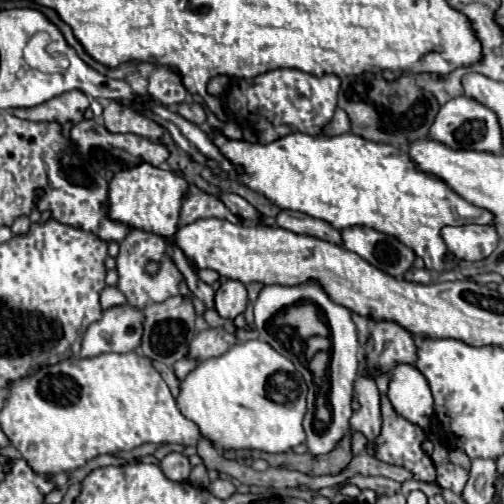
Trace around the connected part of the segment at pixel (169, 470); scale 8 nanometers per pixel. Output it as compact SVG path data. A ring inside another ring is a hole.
M169 453L167 457L161 459L161 469L171 481L187 481L189 479L189 459L183 453Z

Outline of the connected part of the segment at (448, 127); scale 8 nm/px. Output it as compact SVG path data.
M459 95L451 101L447 101L439 113L435 123L431 125L431 139L439 139L441 143L447 143L449 147L463 147L463 149L473 149L473 151L491 151L501 155L503 153L503 133L501 133L501 125L499 119L495 115L495 111L491 111L489 107L481 105L479 101Z

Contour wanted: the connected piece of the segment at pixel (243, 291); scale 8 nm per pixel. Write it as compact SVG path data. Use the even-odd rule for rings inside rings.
M225 281L215 293L215 309L225 319L235 319L247 307L247 287L241 281Z

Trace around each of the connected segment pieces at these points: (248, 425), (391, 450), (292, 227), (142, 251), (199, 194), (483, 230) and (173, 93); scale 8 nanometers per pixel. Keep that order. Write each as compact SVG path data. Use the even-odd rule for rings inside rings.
M265 341L237 343L225 355L201 361L183 381L177 407L199 425L205 439L217 449L259 449L283 453L303 443L301 421L305 417L307 387L299 383L299 399L277 403L267 395L267 381L275 373L297 373L295 365Z
M381 397L381 413L383 413L383 427L381 427L381 435L377 439L375 457L379 457L385 463L391 463L391 465L407 467L415 475L415 479L419 479L423 483L433 483L435 481L435 465L421 447L421 443L425 441L423 429L421 427L417 429L417 425L413 425L411 421L407 421L399 413L395 413L395 409L387 397Z
M281 209L279 215L277 215L277 227L283 227L283 229L299 233L299 235L311 235L311 237L317 237L317 239L341 245L341 233L339 233L339 229L331 227L327 221L309 217L305 213Z
M131 231L127 233L127 237L119 243L119 255L117 255L117 273L119 273L119 285L117 289L123 291L123 295L127 297L131 307L143 309L149 301L165 301L169 297L179 295L179 283L185 281L185 277L181 275L181 271L177 269L177 265L173 263L169 251L167 251L167 243L163 237L145 233L145 231ZM155 261L159 263L159 271L155 275L147 273L147 263Z
M190 184L189 199L183 201L183 207L181 207L179 227L185 227L197 219L207 219L207 217L219 217L231 223L241 223L241 219L235 217L231 211L227 211L227 207L215 195L203 193L198 187Z
M483 225L443 227L441 237L447 243L447 249L457 259L467 259L467 261L481 261L489 257L499 241L495 225L491 227L483 227Z
M155 67L149 75L147 93L165 107L175 107L187 99L187 89L183 87L181 77L167 67Z

